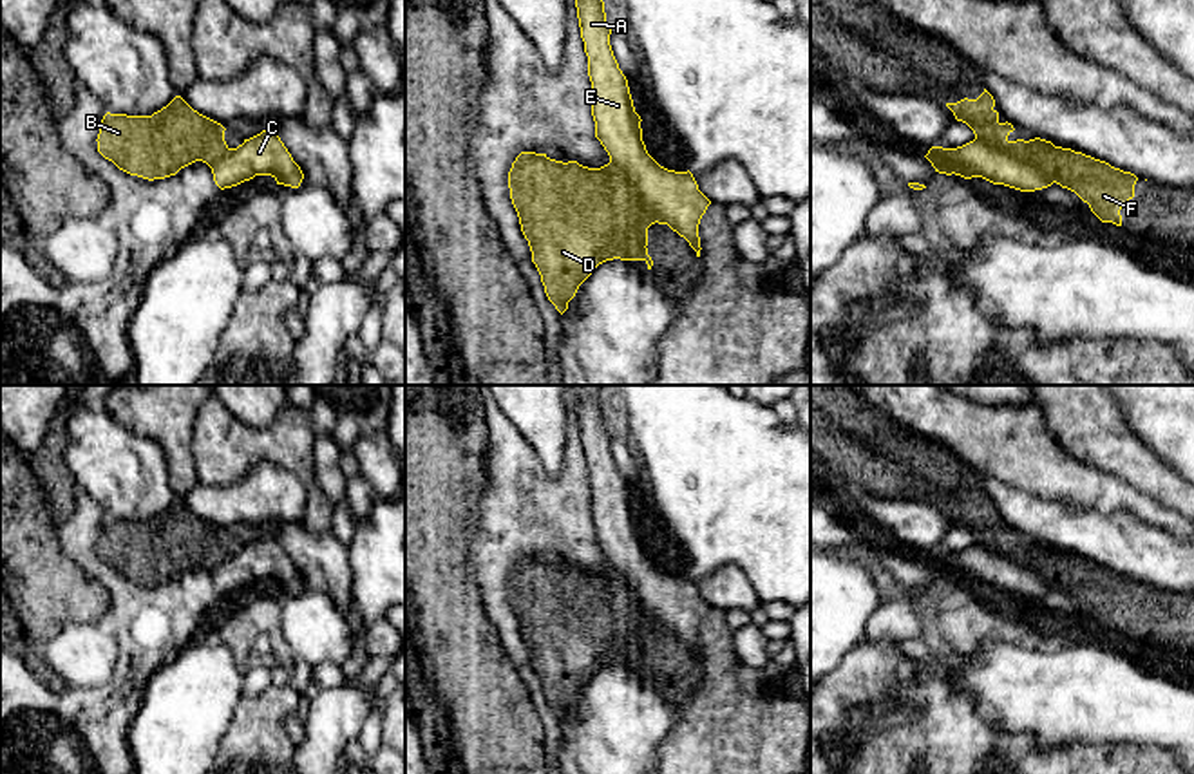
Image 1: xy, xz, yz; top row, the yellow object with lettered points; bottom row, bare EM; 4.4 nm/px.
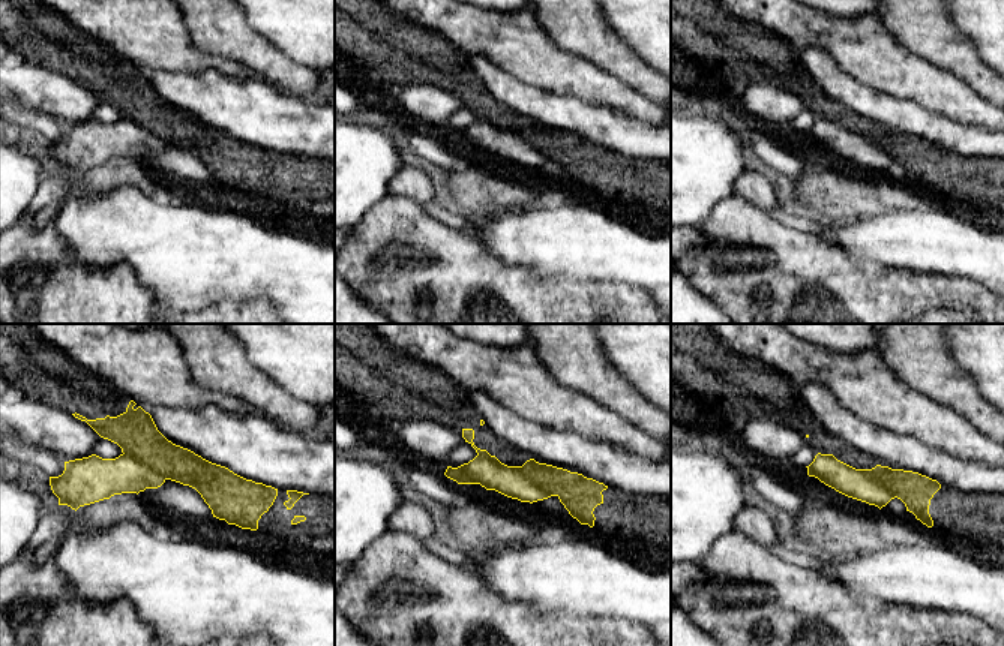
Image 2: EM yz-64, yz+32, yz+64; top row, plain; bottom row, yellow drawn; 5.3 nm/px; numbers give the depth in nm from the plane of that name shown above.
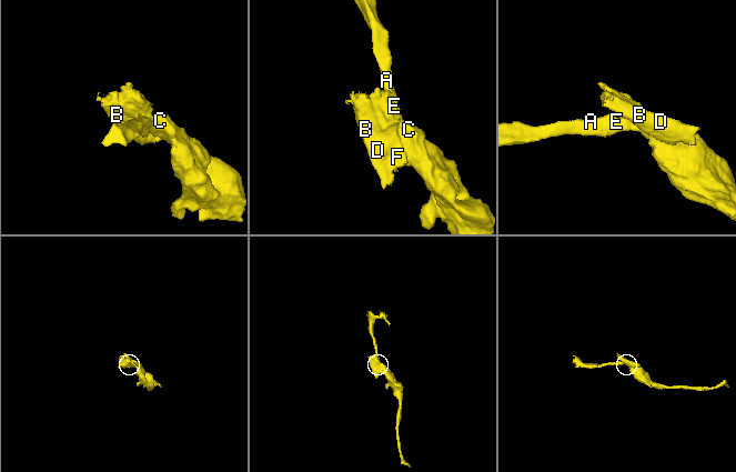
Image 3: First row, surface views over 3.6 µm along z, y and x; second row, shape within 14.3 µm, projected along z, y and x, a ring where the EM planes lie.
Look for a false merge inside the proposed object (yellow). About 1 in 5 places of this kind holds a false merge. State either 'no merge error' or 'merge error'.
merge error

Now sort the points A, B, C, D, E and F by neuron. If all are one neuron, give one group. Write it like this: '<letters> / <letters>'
A C E / B D F

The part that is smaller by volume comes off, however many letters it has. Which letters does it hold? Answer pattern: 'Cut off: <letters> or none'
Cut off: B, D, F

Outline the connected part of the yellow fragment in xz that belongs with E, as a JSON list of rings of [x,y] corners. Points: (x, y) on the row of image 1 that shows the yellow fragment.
[[[575,0],[581,38],[592,81],[595,137],[611,163],[626,175],[639,201],[646,228],[668,224],[700,257],[698,224],[711,201],[698,190],[693,174],[660,166],[642,141],[640,116],[635,112],[628,80],[610,45],[602,0]]]

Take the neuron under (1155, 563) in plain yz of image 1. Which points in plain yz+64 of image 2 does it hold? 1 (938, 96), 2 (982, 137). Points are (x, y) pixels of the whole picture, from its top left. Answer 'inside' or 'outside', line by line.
1: outside
2: inside

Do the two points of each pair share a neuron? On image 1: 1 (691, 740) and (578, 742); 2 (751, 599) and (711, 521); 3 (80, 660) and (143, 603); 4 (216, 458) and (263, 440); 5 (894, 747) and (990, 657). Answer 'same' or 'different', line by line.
1: different
2: different
3: same
4: same
5: different

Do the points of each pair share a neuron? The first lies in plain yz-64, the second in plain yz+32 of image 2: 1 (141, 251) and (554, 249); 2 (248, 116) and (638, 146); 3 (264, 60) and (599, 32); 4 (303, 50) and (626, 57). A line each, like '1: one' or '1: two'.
1: one
2: one
3: one
4: two

